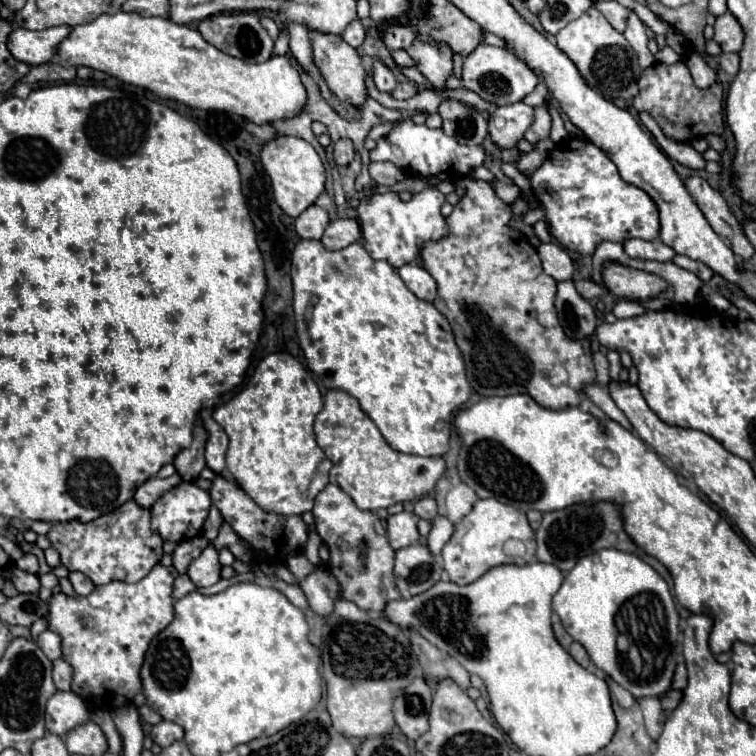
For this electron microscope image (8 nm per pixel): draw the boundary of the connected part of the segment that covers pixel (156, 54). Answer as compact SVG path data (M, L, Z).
M117 11L113 15L99 15L93 23L77 25L71 33L57 45L59 59L67 61L73 67L91 67L99 69L111 77L117 77L123 83L149 89L160 99L179 101L195 109L215 109L241 115L251 119L253 123L271 123L279 119L287 119L297 115L297 109L305 105L305 87L301 85L297 69L289 63L287 57L271 57L261 65L245 65L245 61L237 61L209 45L197 29L189 29L187 25L177 25L165 17L143 17L139 13Z

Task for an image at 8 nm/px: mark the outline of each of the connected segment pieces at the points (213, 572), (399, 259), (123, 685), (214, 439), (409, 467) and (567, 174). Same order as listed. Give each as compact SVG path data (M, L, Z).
M209 545L207 549L203 549L203 553L191 561L187 575L189 579L197 585L197 587L209 587L215 585L221 579L221 563L219 563L219 555L217 551Z
M427 185L407 203L401 201L395 193L383 193L383 195L373 193L373 187L365 187L363 191L357 193L361 199L361 205L357 207L357 217L361 223L363 243L373 259L385 259L391 265L401 267L405 263L411 263L419 255L425 241L445 237L447 225L445 217L439 211L441 205L445 203L445 195L439 191L437 197L433 197L433 193L437 193L433 185Z
M155 565L151 569L151 573L147 577L143 577L141 581L137 583L123 583L123 581L111 581L107 585L99 585L95 587L93 593L89 593L87 597L69 597L65 593L59 593L59 595L53 595L51 597L51 603L49 603L49 629L53 633L57 633L61 637L61 651L63 651L63 659L73 667L73 681L71 681L71 691L77 693L79 697L83 699L97 699L99 705L91 705L91 707L101 707L101 709L117 709L117 707L123 707L123 705L129 705L133 701L133 697L141 691L141 677L139 677L139 671L141 671L141 665L143 665L143 659L145 659L145 651L149 649L149 643L151 639L163 631L175 617L175 611L173 611L173 581L179 577L177 569L171 565L171 567L163 567L163 565Z
M213 409L201 411L203 425L209 433L209 439L205 445L205 461L209 469L213 469L215 473L221 473L225 469L225 453L229 447L229 439L227 439L227 433L223 431L223 427L211 417L211 413L213 413Z
M331 389L325 395L325 407L315 419L317 445L331 459L331 483L339 485L359 509L379 511L395 503L419 499L433 491L437 479L445 471L441 457L405 455L387 445L377 425L361 411L355 397L345 391Z
M567 137L557 143L541 167L531 173L533 195L545 211L551 235L569 251L593 255L601 241L659 237L659 209L639 187L625 183L615 163L589 139Z

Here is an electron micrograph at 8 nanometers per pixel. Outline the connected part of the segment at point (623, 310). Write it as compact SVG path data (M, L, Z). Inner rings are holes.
M619 301L613 307L613 315L617 319L629 319L629 317L637 317L641 313L645 313L645 309L637 301Z

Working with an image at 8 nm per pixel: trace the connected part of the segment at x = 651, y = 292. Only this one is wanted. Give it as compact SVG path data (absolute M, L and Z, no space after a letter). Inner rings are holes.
M605 263L603 265L603 279L605 287L625 299L651 299L659 293L667 291L667 281L655 273L645 273L637 269L629 269L619 263Z

